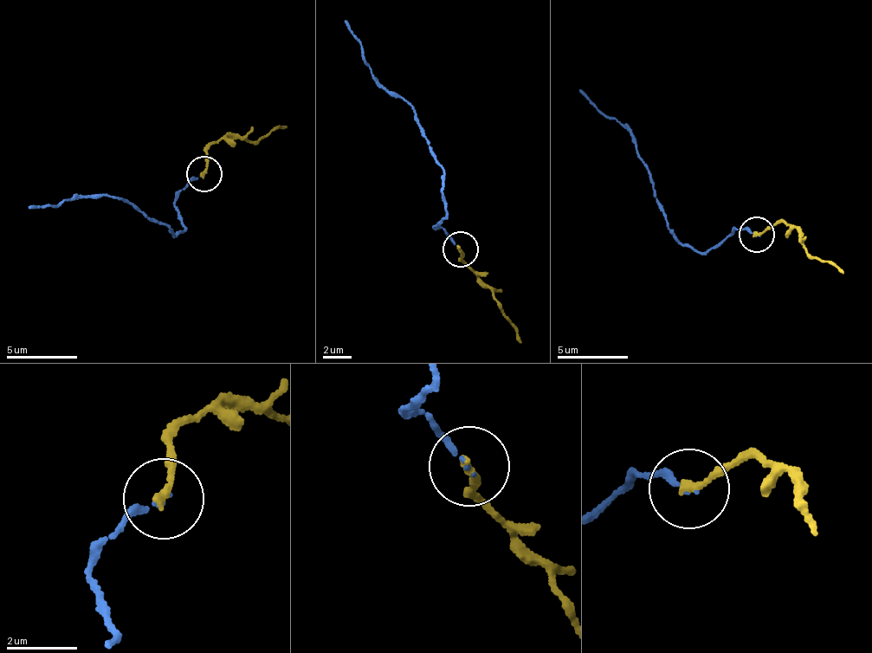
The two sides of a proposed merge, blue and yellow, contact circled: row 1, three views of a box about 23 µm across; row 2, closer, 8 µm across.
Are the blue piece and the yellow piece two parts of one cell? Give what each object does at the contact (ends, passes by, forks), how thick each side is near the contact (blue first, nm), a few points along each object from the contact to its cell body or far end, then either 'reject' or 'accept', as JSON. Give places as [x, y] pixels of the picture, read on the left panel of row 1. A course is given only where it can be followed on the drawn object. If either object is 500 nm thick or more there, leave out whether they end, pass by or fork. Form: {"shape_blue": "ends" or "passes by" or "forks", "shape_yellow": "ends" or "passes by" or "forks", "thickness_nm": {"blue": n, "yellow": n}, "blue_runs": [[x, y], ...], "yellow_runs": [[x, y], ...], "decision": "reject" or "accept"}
{"shape_blue": "ends", "shape_yellow": "ends", "thickness_nm": {"blue": 110, "yellow": 200}, "blue_runs": [[203, 175], [189, 183], [175, 201], [184, 229], [180, 235], [115, 198], [93, 197], [55, 208], [29, 205]], "yellow_runs": [[203, 175], [213, 141], [238, 135], [255, 142], [274, 126], [287, 128]], "decision": "accept"}

